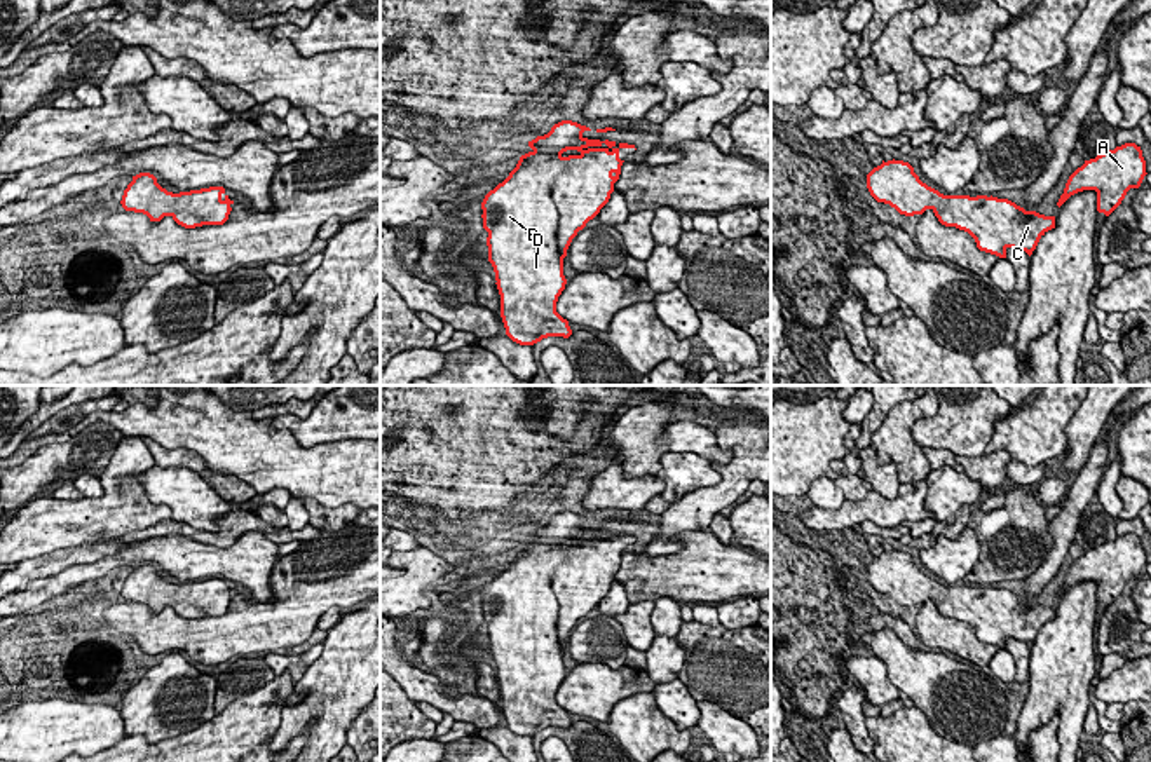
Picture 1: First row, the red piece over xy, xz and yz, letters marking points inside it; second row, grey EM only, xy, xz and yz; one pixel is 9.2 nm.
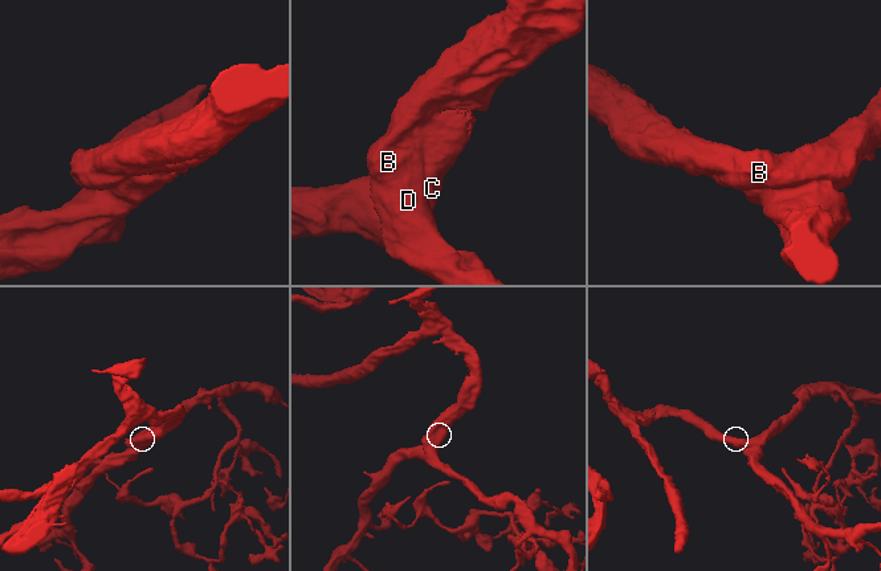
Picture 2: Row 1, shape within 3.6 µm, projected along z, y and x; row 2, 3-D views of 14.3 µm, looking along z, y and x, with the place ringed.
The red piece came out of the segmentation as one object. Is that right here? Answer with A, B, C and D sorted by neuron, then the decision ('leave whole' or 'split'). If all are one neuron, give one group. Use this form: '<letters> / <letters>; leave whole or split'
A B C D; leave whole

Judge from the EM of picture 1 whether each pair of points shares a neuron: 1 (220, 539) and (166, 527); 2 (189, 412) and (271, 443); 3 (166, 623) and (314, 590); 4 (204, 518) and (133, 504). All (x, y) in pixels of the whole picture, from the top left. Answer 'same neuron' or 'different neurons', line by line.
1: same neuron
2: same neuron
3: same neuron
4: different neurons

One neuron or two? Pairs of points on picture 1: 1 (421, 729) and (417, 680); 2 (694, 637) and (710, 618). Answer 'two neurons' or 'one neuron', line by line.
1: two neurons
2: two neurons

